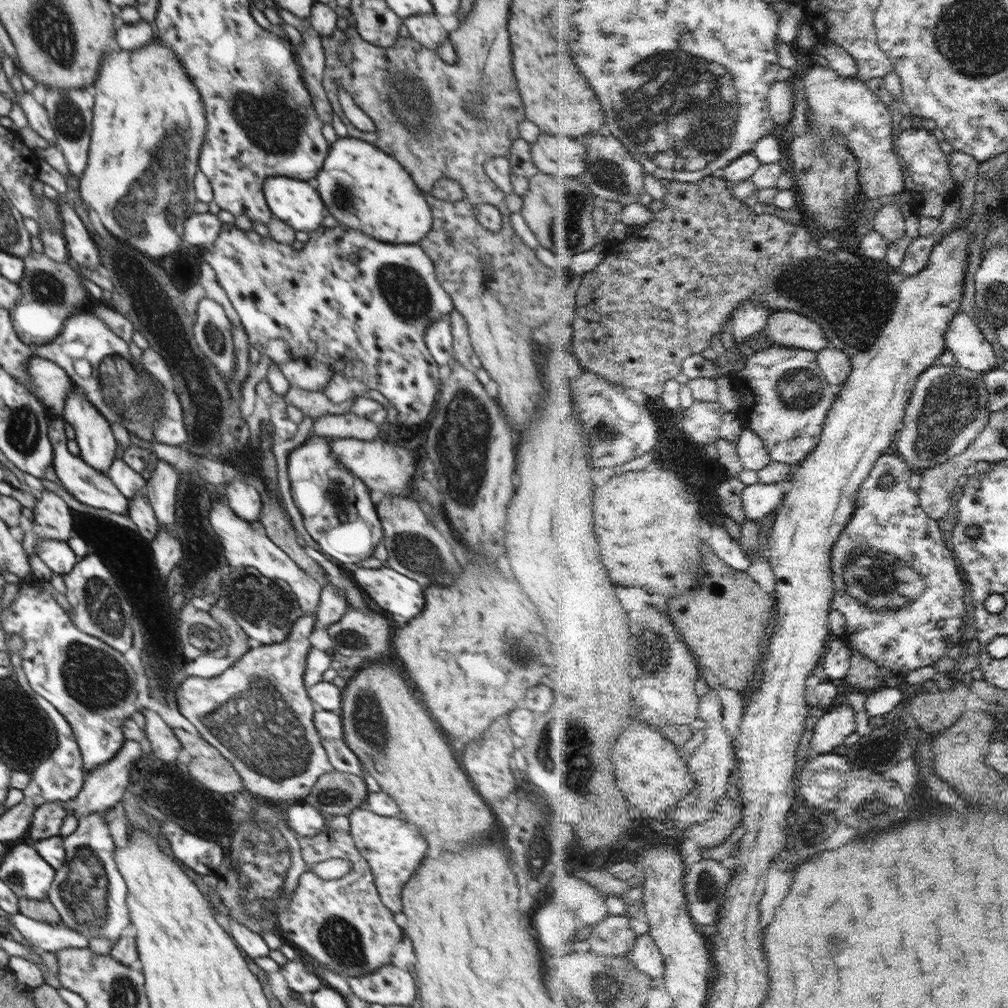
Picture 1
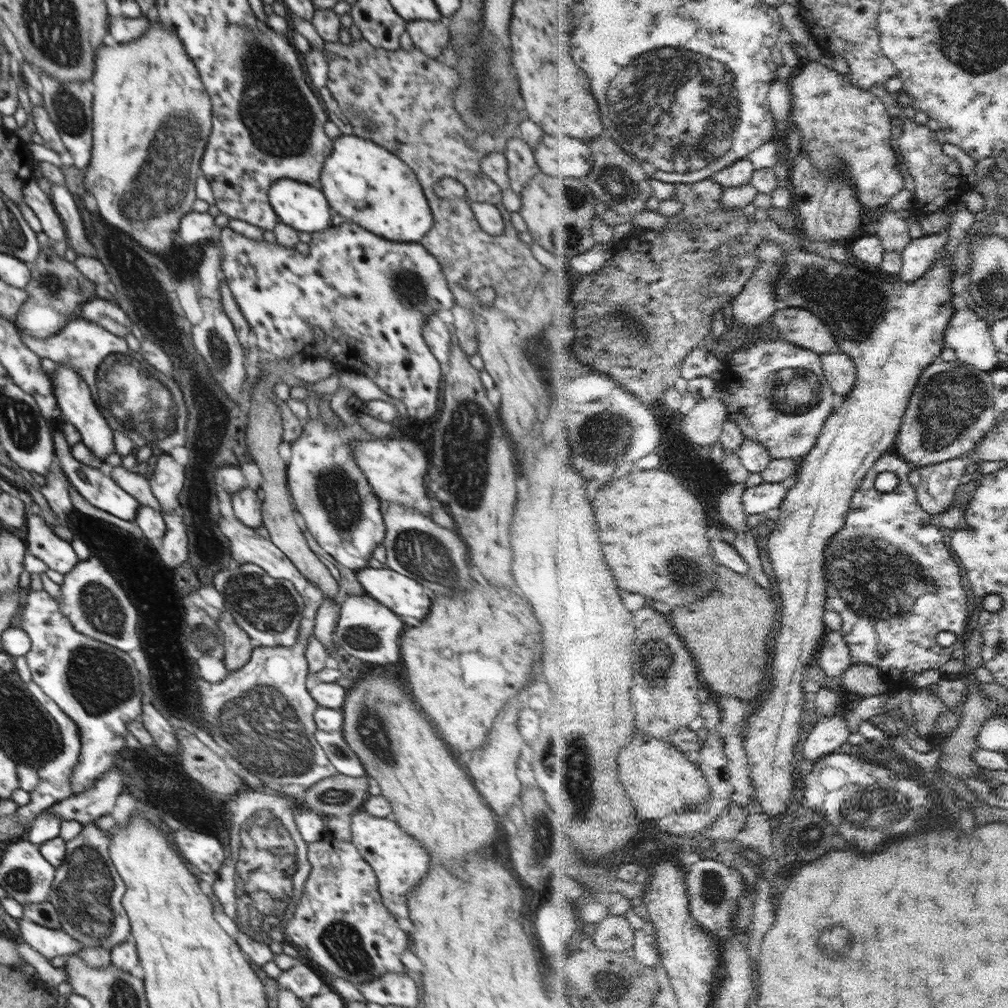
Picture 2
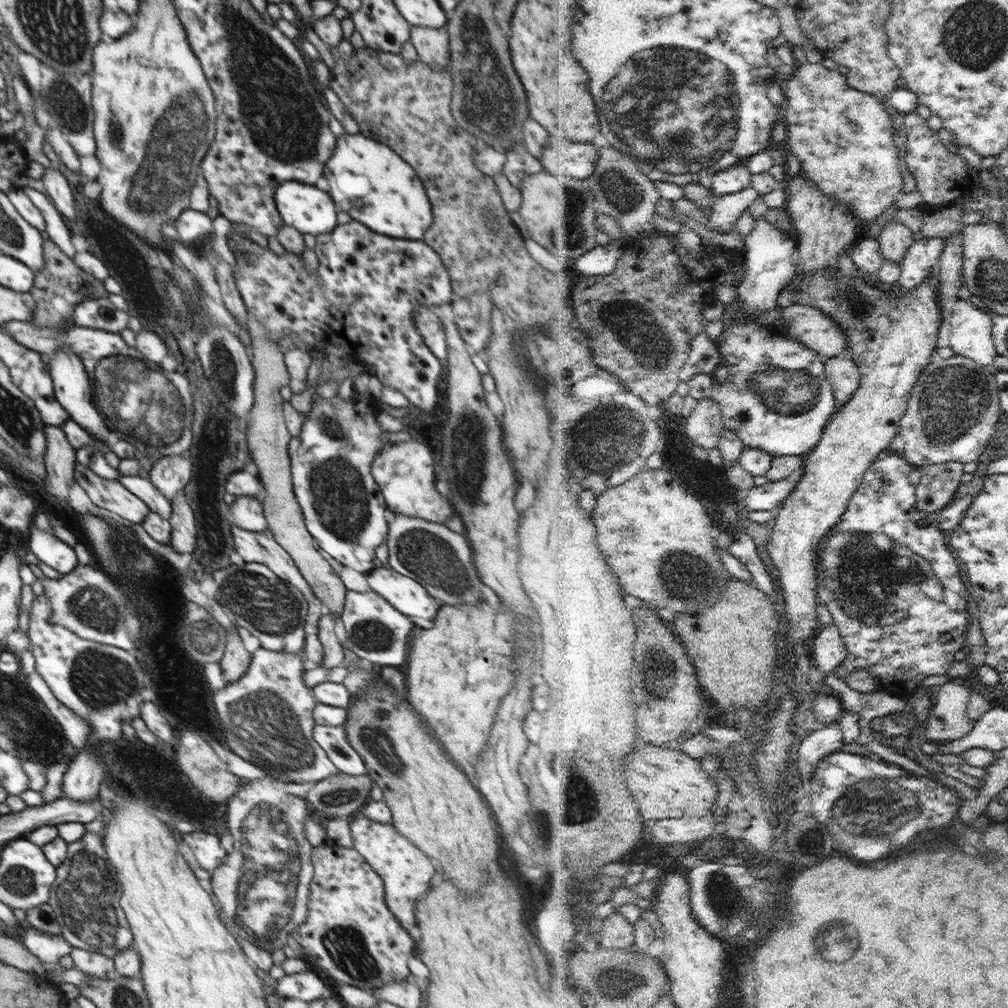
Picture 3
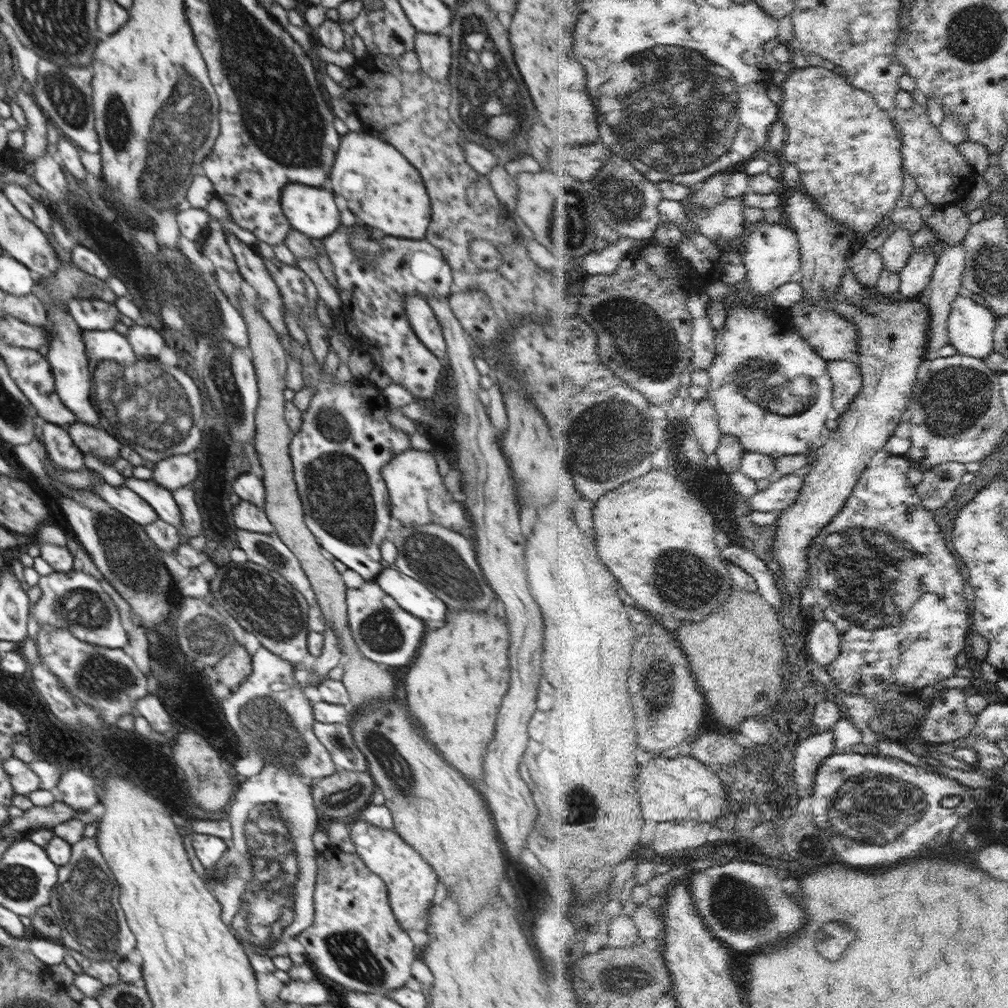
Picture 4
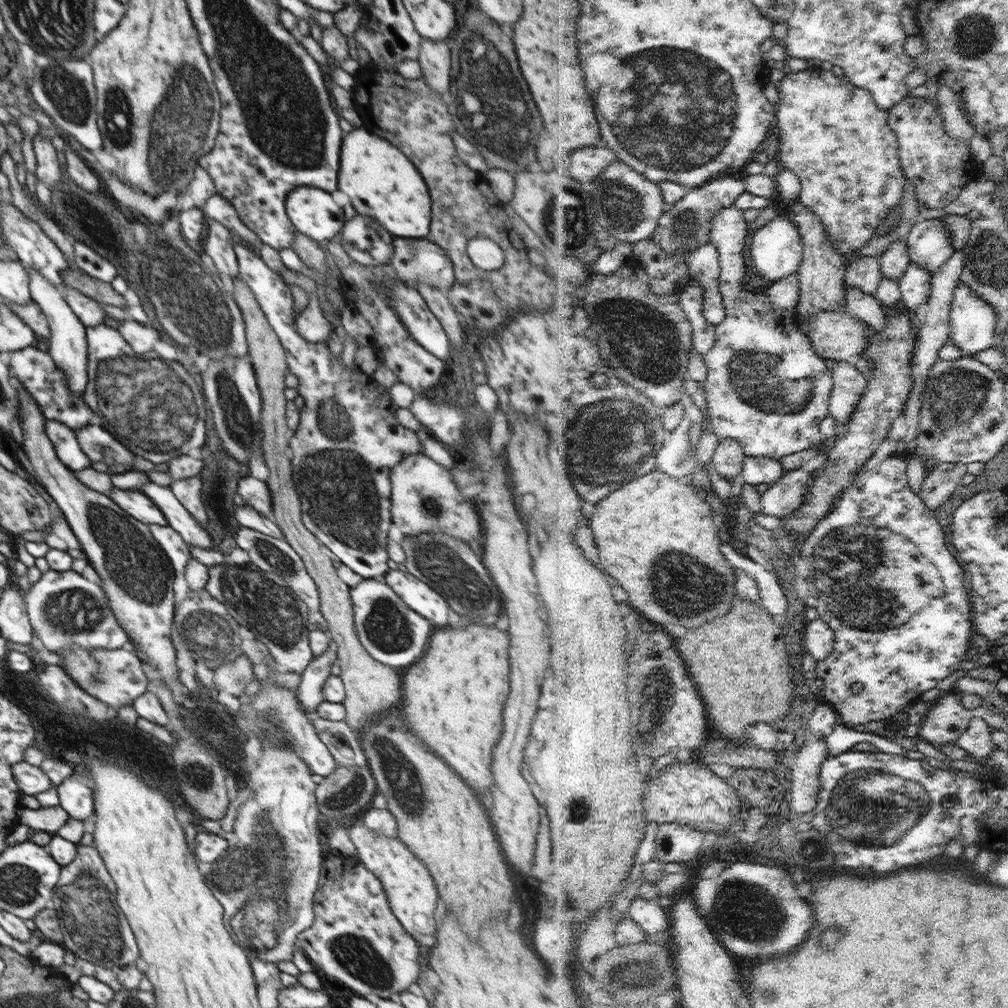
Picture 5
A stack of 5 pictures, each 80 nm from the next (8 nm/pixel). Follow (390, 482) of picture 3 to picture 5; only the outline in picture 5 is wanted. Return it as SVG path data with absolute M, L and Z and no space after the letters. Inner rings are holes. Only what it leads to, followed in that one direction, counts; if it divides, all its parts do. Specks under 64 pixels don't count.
M424 453L408 454L390 469L391 522L396 524L404 537L422 533L442 533L464 542L476 542L482 536L479 512L472 498L464 497L452 480L450 469L444 468Z

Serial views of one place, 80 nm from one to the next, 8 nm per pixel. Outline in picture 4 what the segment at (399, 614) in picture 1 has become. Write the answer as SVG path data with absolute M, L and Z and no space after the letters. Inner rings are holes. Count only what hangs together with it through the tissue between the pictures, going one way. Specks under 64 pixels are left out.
M389 567L383 569L373 581L382 591L386 591L402 610L422 619L428 630L432 630L434 626L430 622L444 622L446 604L418 580Z

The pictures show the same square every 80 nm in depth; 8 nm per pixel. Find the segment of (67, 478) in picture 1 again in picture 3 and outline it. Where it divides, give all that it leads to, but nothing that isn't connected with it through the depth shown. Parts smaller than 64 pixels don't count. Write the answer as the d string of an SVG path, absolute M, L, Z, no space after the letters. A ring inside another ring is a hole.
M75 462L73 475L75 482L100 508L115 512L118 516L126 518L134 524L144 522L144 519L151 513L146 503L139 496L132 494L125 486L122 486L118 480L102 478L86 465L78 462Z

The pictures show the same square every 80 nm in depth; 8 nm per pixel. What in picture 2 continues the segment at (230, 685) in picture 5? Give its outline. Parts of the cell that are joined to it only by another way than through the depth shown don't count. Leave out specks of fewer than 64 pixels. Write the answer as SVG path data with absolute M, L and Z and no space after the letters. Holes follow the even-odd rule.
M221 612L221 619L217 621L224 634L224 664L228 673L234 673L250 660L253 651L250 637L243 628L240 628L230 612Z

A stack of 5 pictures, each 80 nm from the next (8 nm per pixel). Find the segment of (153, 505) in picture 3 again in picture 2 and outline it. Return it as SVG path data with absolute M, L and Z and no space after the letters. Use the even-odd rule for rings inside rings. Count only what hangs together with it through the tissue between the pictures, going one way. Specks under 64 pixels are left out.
M122 465L110 467L107 472L122 490L136 498L140 504L157 511L161 510L161 504L154 496L149 480L144 475L128 471Z

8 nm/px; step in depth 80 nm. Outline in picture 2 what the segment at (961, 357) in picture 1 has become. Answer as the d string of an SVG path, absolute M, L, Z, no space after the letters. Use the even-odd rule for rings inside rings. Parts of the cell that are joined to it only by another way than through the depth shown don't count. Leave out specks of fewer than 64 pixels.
M966 306L956 311L946 339L960 361L985 371L1001 367L992 327L986 317L976 314L975 309Z

